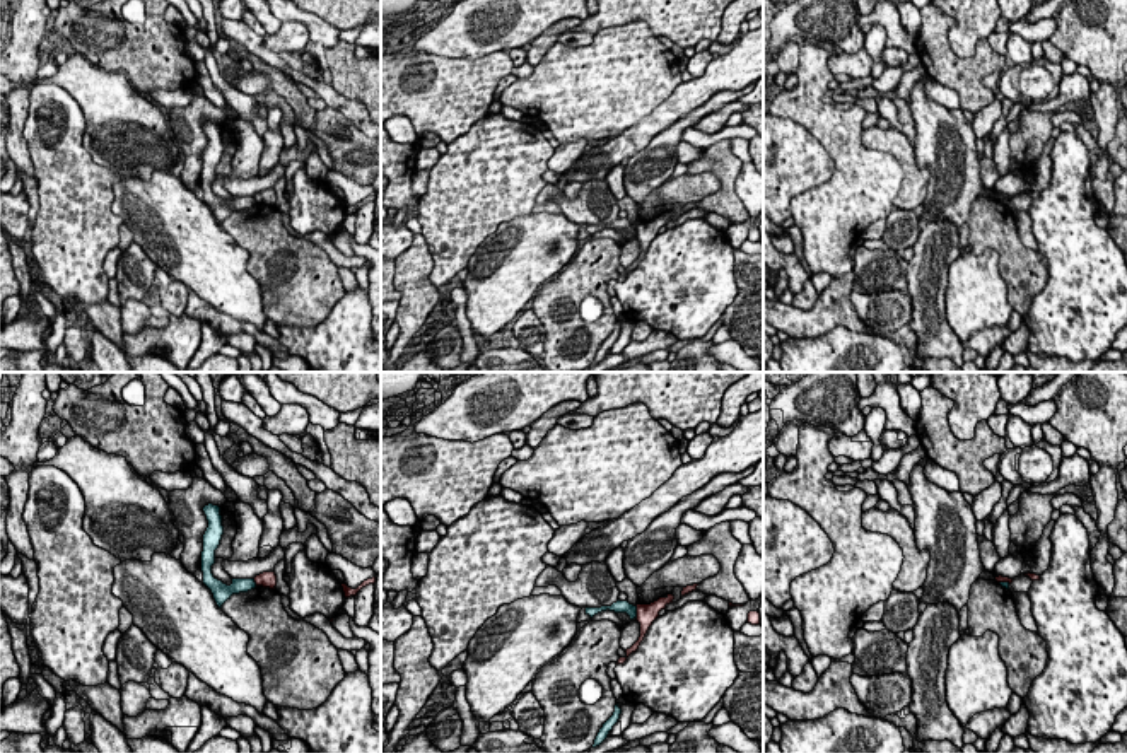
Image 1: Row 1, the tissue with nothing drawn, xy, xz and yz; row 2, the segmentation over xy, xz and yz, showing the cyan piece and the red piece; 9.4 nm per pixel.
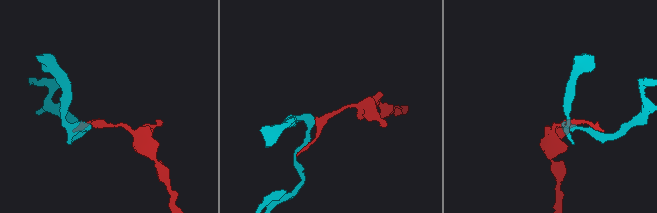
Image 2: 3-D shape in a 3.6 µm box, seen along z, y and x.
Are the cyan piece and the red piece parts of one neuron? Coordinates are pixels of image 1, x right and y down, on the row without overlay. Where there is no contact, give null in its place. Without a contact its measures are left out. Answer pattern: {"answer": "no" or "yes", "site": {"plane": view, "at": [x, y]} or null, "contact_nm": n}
{"answer": "no", "site": {"plane": "xz", "at": [636, 229]}, "contact_nm": 110}

